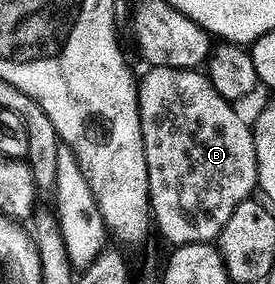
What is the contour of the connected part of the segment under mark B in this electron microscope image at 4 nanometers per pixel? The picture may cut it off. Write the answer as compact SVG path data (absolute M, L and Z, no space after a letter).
M156 65L145 70L147 73L140 77L138 86L138 114L140 115L140 127L142 128L142 146L144 147L144 159L146 160L147 191L149 193L149 210L152 212L154 223L158 223L158 229L166 241L171 241L171 246L191 245L192 243L213 242L222 233L224 223L232 219L232 211L240 207L242 201L255 192L258 184L258 164L256 163L256 147L254 146L254 135L248 121L245 121L237 113L235 106L225 101L212 87L209 76L198 69L173 69Z

